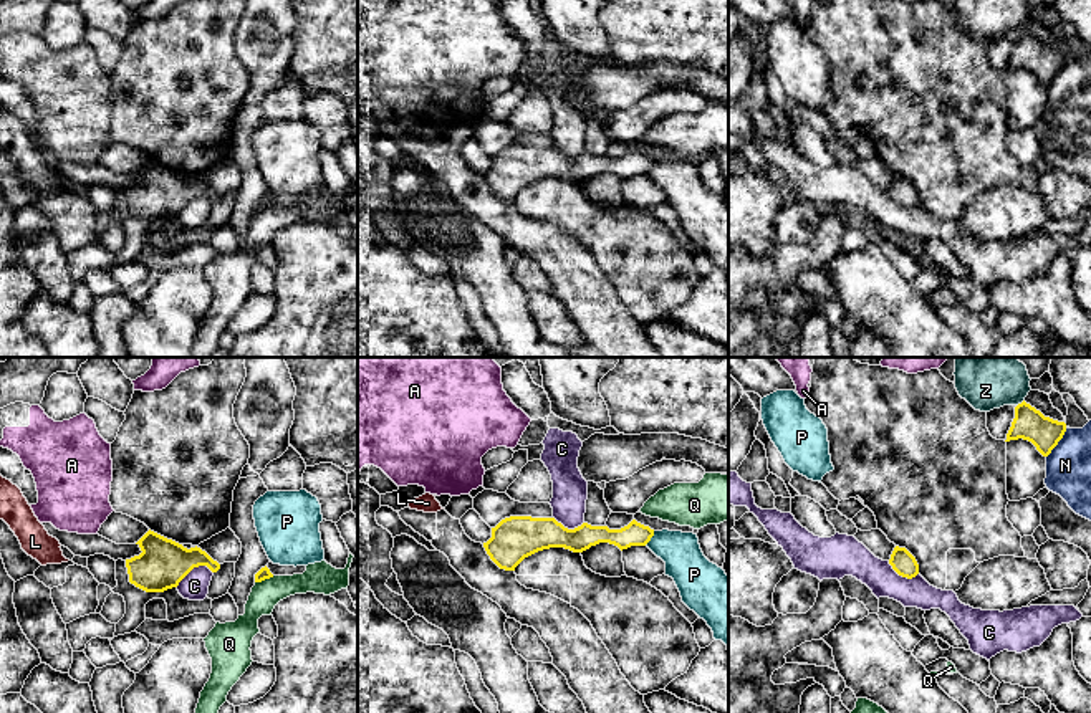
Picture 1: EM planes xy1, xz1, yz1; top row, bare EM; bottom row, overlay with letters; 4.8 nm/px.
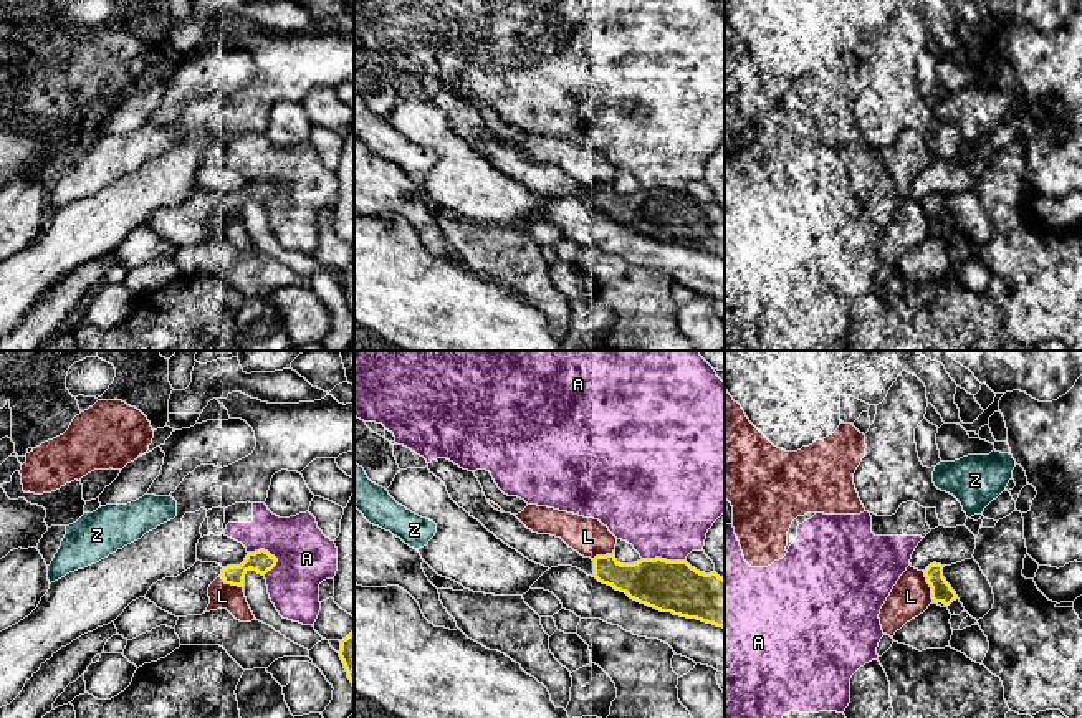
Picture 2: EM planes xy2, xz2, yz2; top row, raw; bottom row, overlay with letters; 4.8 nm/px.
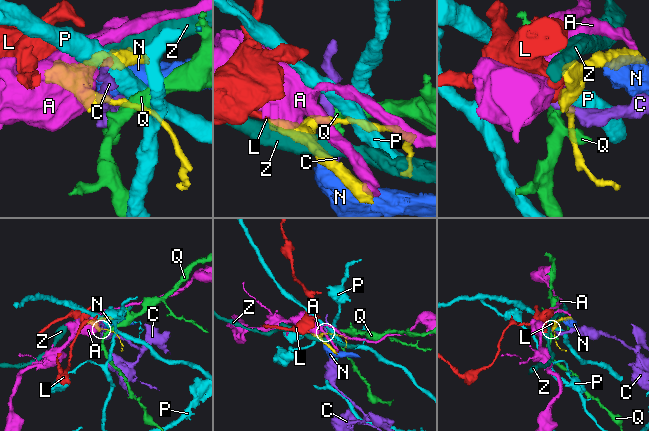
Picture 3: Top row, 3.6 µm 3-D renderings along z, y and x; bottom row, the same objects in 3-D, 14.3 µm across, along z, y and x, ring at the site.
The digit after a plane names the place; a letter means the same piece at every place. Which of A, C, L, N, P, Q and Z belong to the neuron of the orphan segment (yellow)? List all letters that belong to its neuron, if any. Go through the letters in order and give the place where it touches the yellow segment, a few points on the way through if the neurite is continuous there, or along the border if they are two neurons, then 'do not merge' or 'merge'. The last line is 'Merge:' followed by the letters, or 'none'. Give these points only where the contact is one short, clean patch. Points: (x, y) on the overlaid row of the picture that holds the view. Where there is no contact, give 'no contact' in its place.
A: meets yellow in xy2 at (263, 550); do not merge
C: meets yellow in xy1 at (194, 566); border along xy1 (212, 571), (206, 566), (196, 566), (176, 586); do not merge
L: meets yellow in yz2 at (930, 586); do not merge
N: meets yellow in yz1 at (1057, 444); do not merge
P: meets yellow in xz1 at (651, 536); border along xz1 (654, 531), (644, 545); do not merge
Q: meets yellow in xy1 at (264, 579); border along xy1 (273, 576), (255, 583); do not merge
Z: meets yellow in yz1 at (1022, 402); border along yz1 (1023, 399), (1017, 406); do not merge
Merge: none

